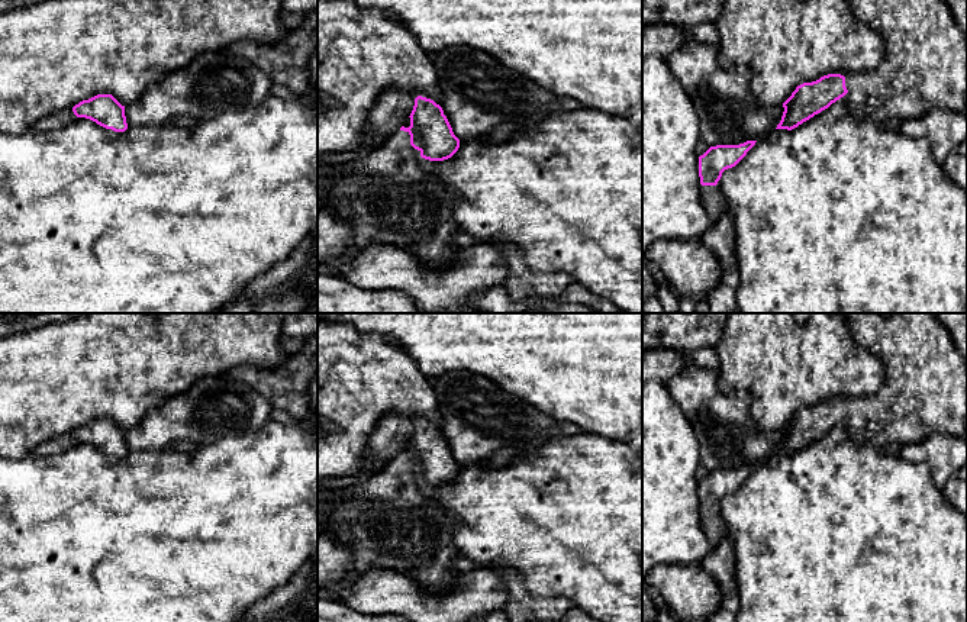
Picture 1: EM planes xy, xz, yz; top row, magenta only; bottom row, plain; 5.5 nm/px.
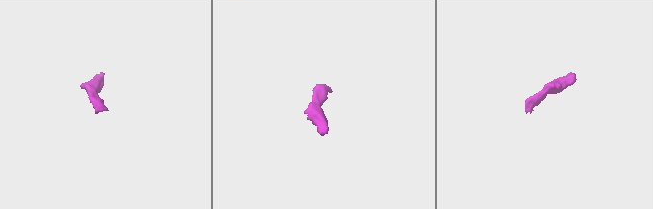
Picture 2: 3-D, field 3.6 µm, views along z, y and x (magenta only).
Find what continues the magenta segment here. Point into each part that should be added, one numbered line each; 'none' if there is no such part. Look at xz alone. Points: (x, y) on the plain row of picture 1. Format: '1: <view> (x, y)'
1: xz (387, 522)

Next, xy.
none

